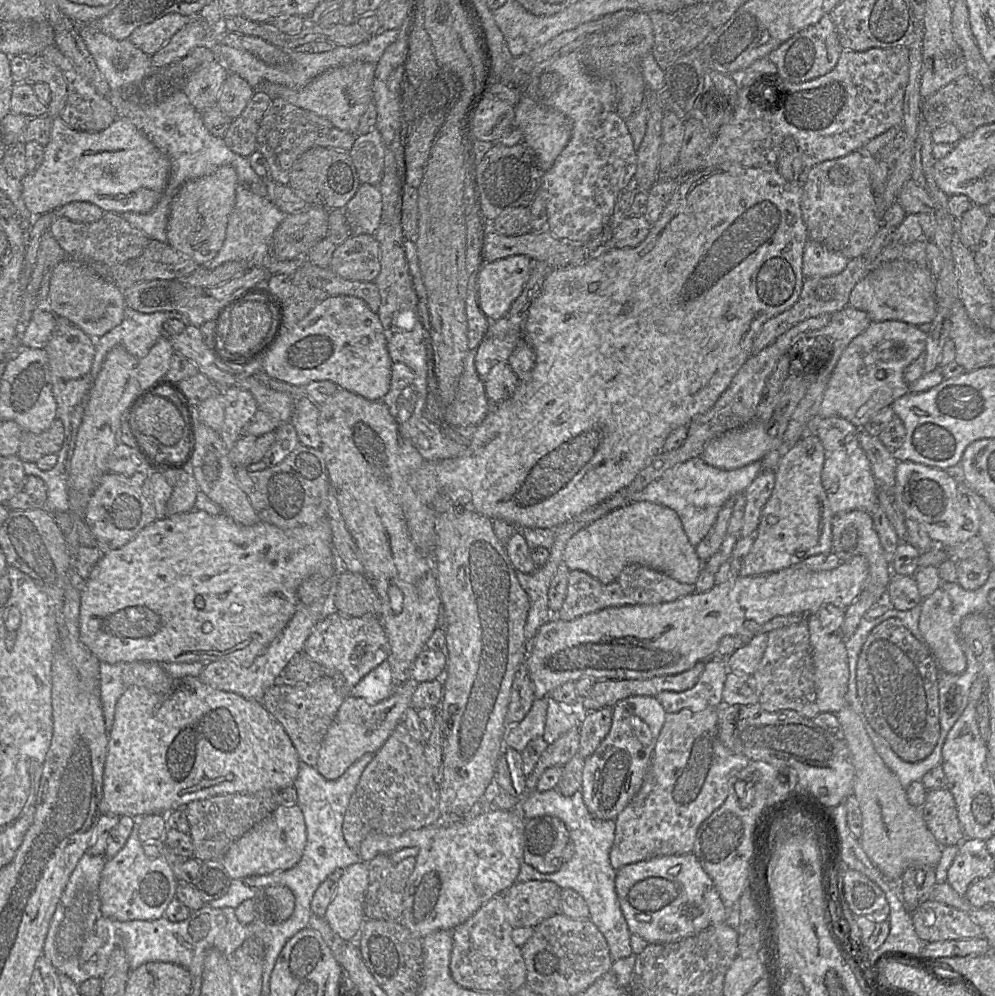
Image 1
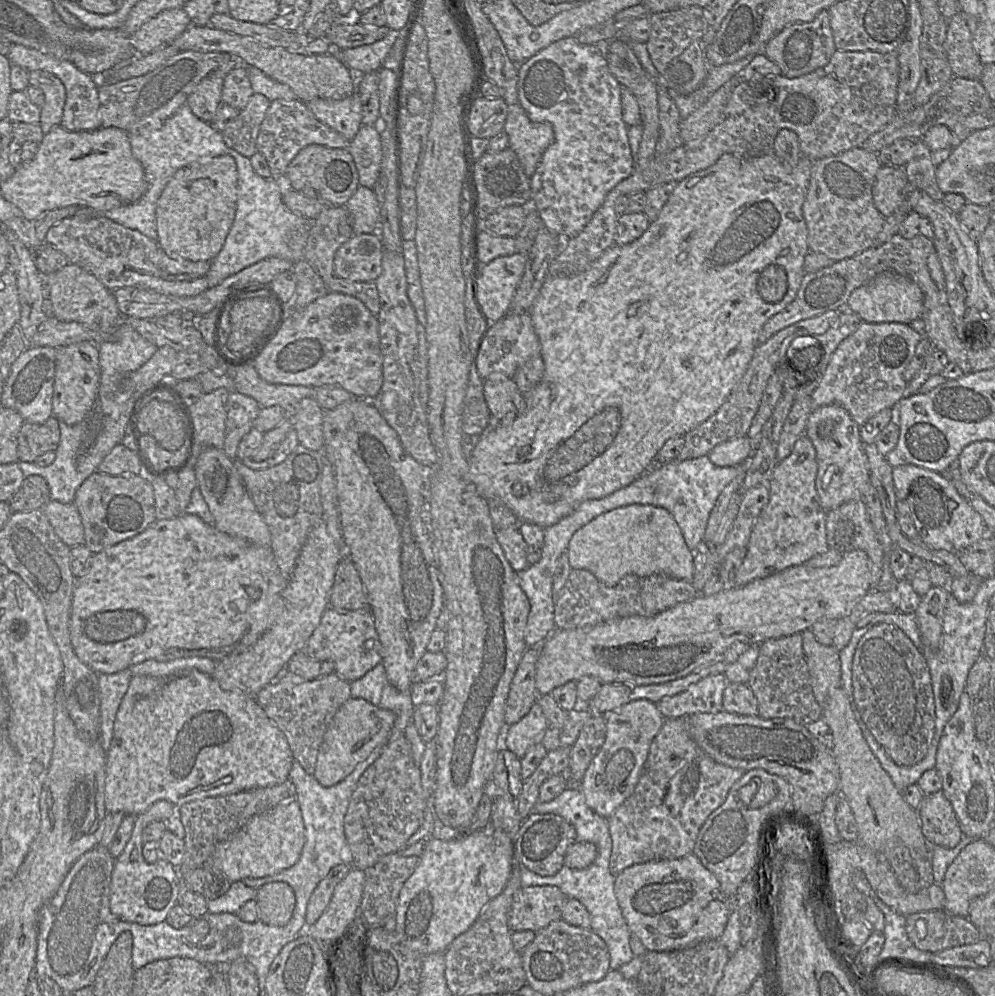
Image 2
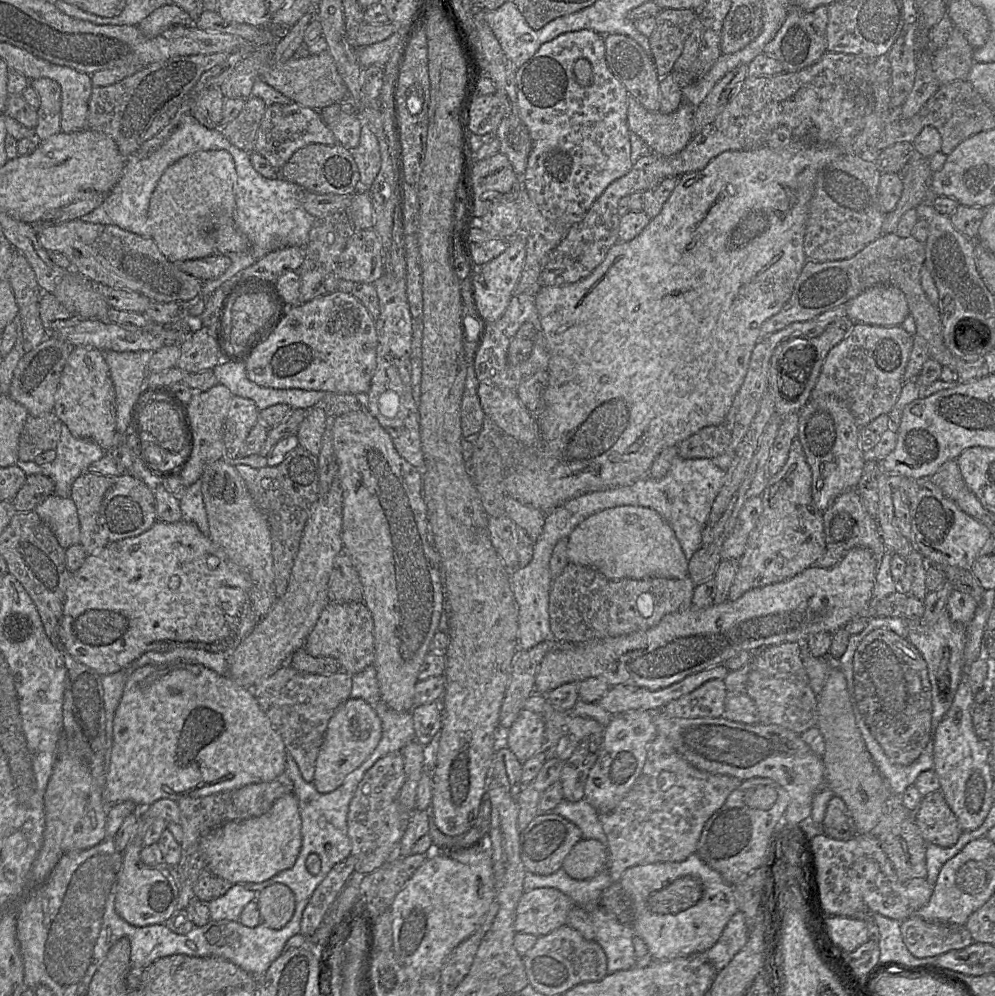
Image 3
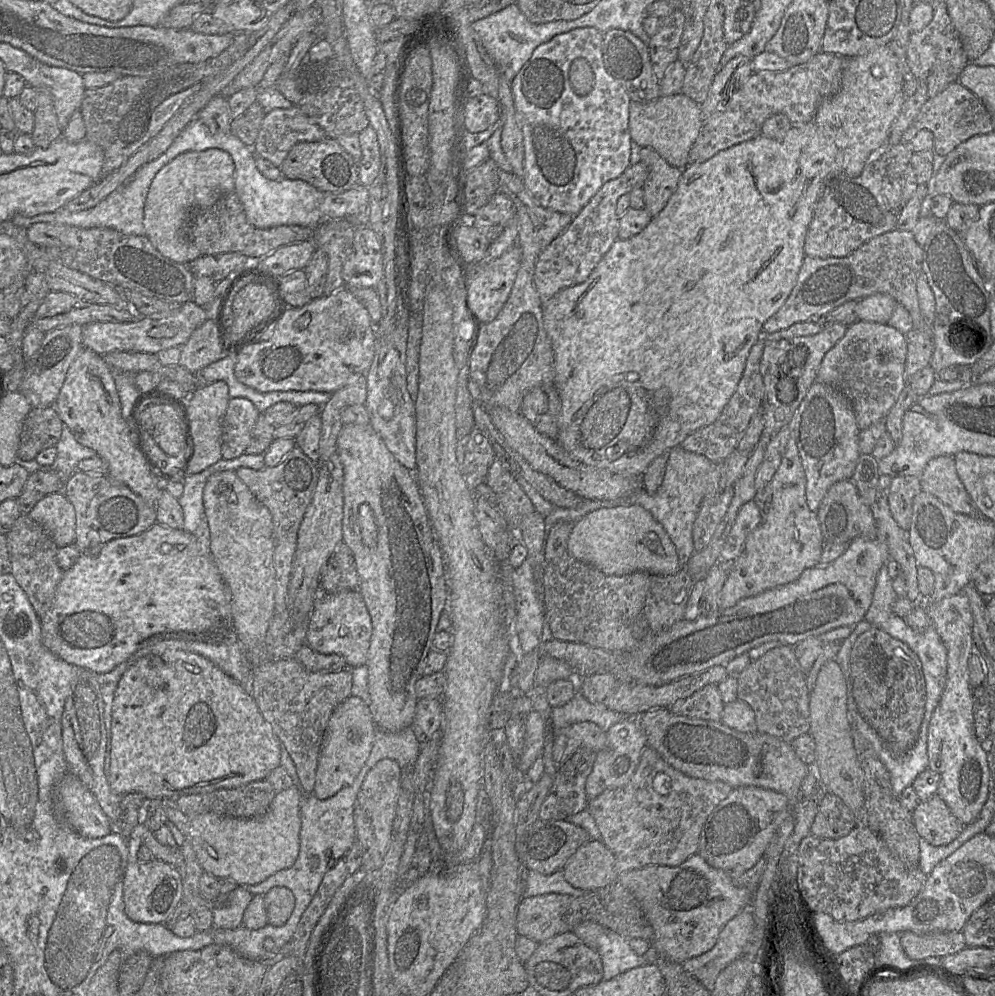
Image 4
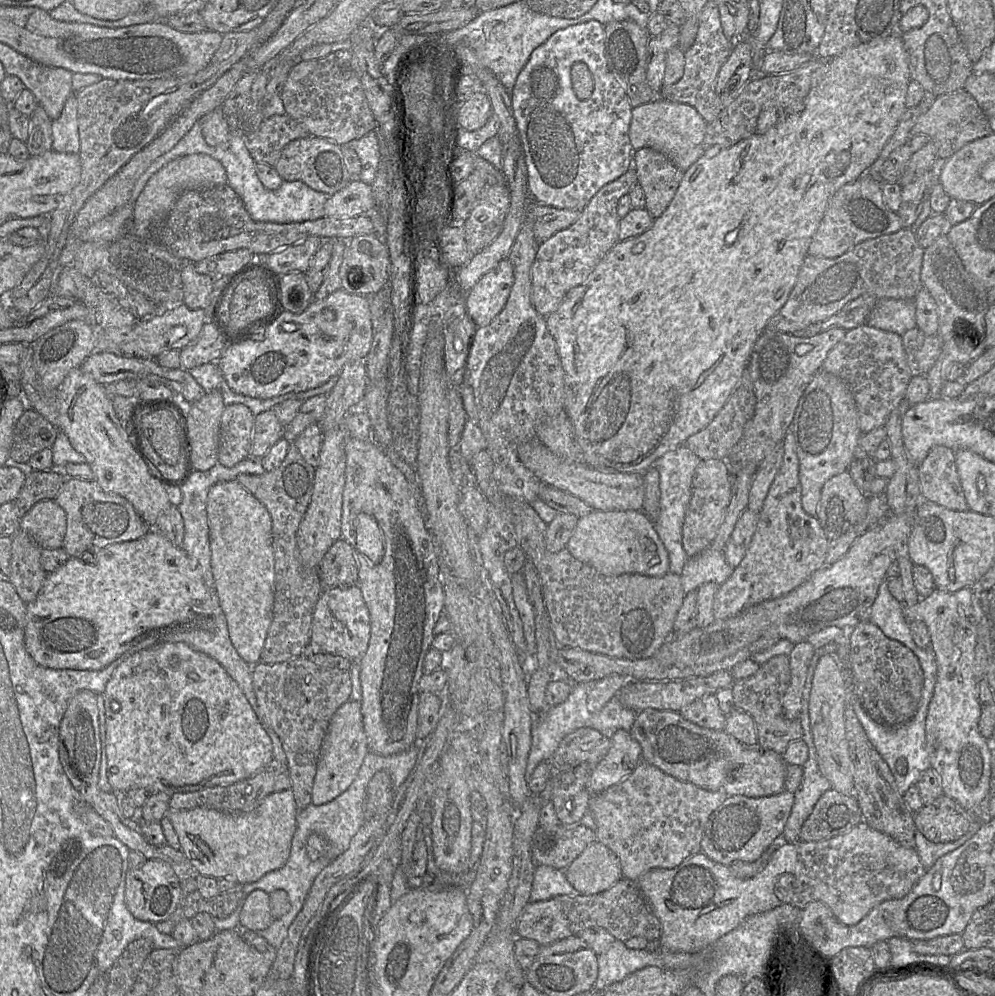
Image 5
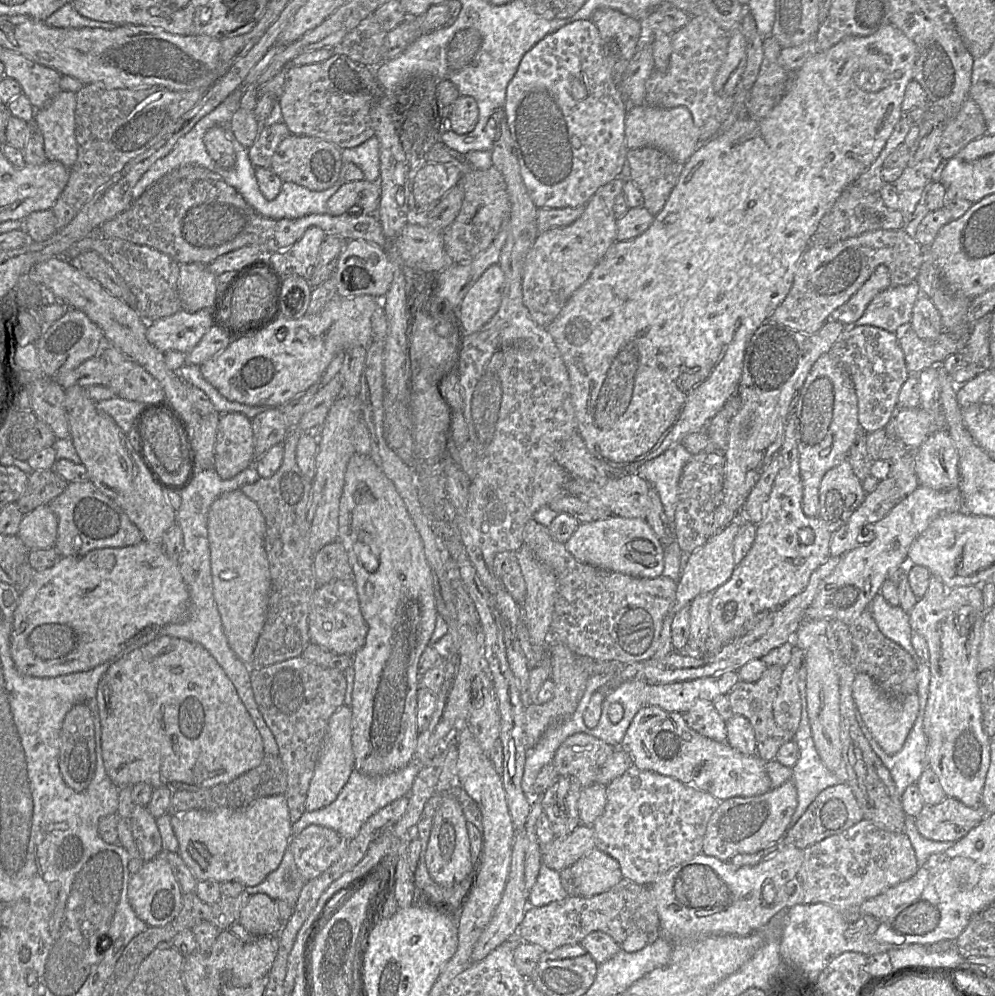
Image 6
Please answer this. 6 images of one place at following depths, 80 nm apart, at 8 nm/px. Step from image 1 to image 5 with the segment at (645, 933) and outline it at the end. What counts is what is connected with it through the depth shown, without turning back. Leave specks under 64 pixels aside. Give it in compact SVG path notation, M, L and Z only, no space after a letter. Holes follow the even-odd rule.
M785 841L771 855L760 873L740 879L731 873L728 866L713 861L700 851L674 868L651 869L641 875L636 883L660 921L663 950L704 954L718 938L750 915L772 910L782 904L802 909L801 901L794 900L796 862L796 843Z

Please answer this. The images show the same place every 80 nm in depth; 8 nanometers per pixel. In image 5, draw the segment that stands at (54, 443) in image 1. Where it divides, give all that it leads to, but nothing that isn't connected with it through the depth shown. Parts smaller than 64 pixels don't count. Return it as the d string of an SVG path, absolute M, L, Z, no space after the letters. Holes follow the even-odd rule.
M27 406L14 428L10 458L28 463L34 454L53 446L58 432L58 428Z

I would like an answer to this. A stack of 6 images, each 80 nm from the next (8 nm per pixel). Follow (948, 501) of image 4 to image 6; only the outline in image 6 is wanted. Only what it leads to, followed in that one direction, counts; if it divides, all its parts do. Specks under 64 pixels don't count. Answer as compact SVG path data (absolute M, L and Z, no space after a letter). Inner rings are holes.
M947 430L931 434L914 451L919 484L935 490L959 487L958 452Z

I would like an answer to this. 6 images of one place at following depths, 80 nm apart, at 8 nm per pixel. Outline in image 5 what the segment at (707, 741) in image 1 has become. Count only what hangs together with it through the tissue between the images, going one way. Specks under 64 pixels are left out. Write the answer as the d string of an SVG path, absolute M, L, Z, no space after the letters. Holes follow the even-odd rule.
M641 760L634 771L621 782L592 794L589 812L597 825L596 840L607 846L619 858L622 876L636 881L654 868L674 868L683 860L701 851L701 839L711 813L728 795L723 790L709 791L690 782L684 782Z

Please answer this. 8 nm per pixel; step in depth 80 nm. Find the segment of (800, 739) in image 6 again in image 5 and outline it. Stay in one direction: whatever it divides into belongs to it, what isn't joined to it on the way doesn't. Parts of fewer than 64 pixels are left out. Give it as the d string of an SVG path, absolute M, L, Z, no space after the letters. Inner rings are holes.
M804 696L802 698L799 720L802 726L801 738L808 746L808 759L803 765L802 780L794 794L794 803L783 832L785 841L792 843L798 842L802 825L811 814L820 796L831 788L830 782L822 775L818 767L817 754L810 727L809 701L805 701Z

